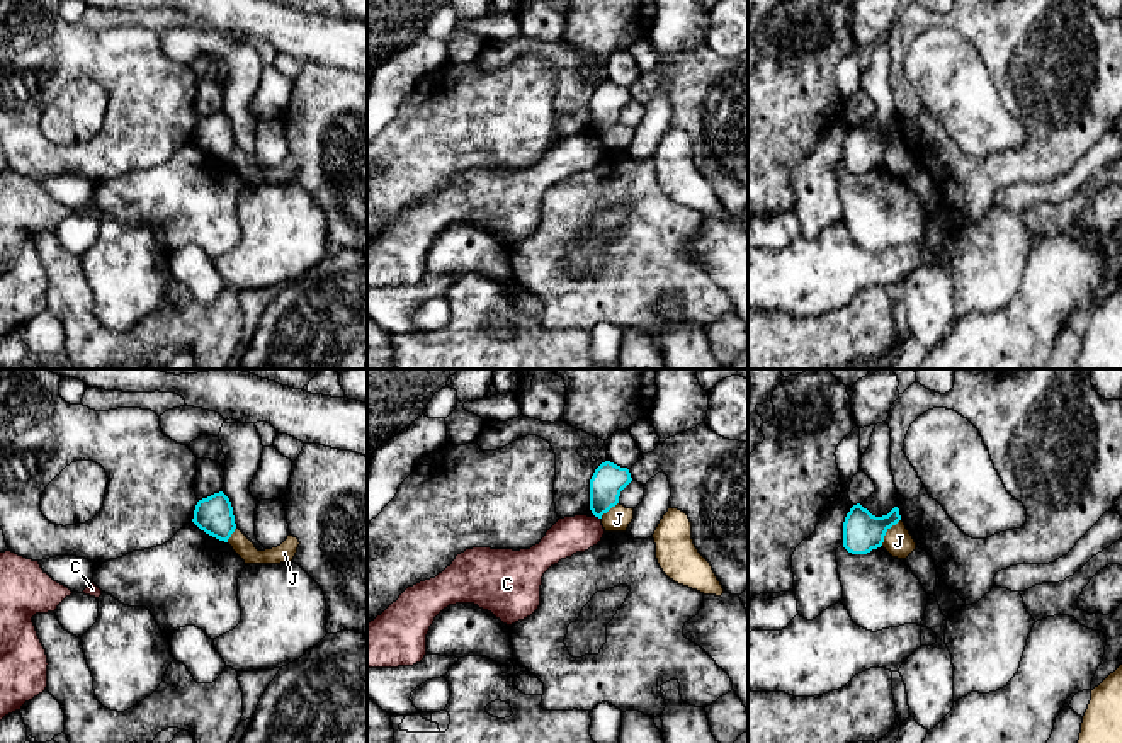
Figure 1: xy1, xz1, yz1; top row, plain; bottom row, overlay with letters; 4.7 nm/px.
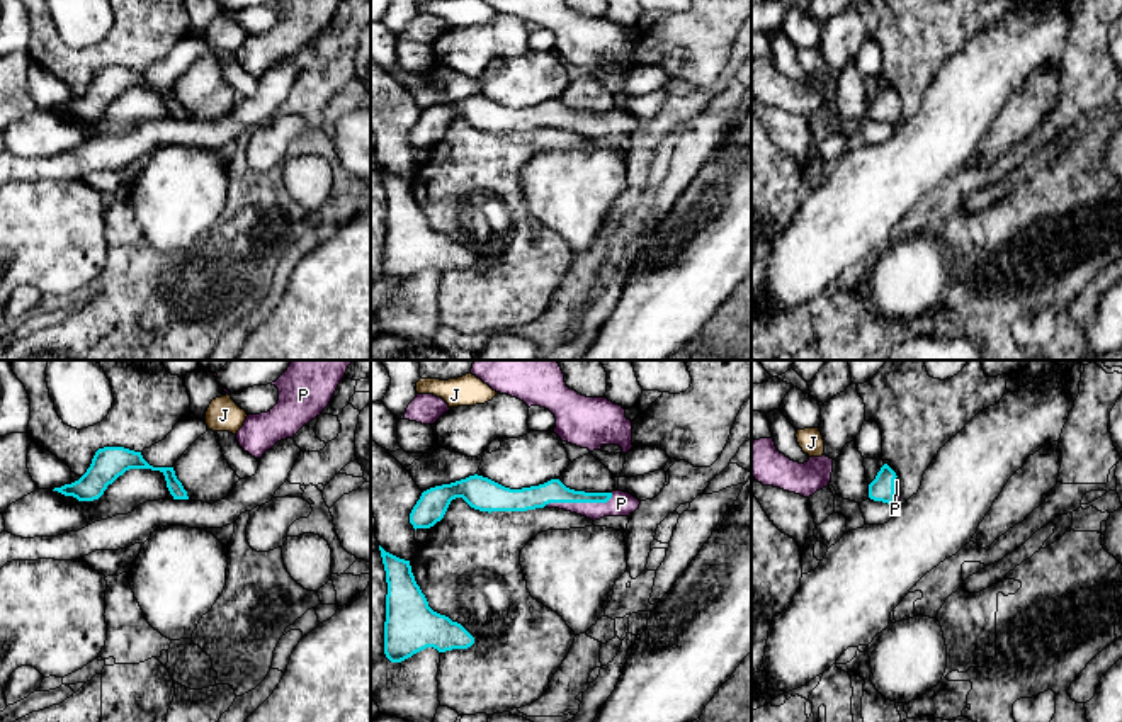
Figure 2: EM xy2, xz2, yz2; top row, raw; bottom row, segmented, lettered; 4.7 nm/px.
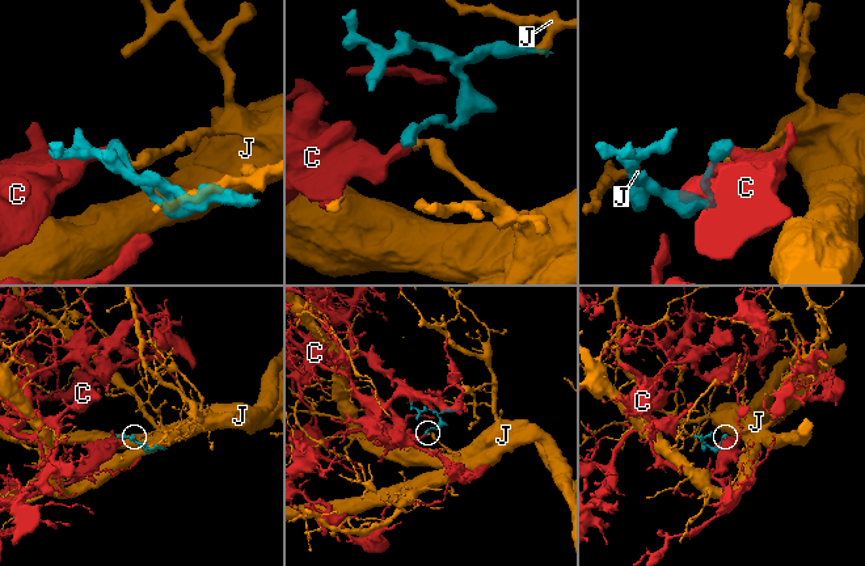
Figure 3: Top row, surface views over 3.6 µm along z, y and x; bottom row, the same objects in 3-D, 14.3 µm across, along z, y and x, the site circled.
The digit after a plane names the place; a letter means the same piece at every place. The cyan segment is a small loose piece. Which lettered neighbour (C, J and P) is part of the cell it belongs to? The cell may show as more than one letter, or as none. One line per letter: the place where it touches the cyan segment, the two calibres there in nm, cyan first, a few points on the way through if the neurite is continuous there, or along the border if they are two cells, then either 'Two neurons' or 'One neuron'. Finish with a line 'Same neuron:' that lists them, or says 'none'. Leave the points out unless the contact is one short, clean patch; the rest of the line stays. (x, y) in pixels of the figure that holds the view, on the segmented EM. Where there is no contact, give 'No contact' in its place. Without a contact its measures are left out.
C: Touches cyan at xz1 (599, 517). Thickness 160 nm (cyan) against 180 nm. Boundary: xz1 (595, 516), (600, 519). Two neurons
J: Touches cyan at yz1 (886, 531). Thickness 190 nm (cyan) against 140 nm. Boundary: yz1 (900, 519), (886, 533), (881, 544). Two neurons
P: Touches cyan at xz2 (578, 502). Thickness 110 nm (cyan) against 120 nm. One neuron
Same neuron: P

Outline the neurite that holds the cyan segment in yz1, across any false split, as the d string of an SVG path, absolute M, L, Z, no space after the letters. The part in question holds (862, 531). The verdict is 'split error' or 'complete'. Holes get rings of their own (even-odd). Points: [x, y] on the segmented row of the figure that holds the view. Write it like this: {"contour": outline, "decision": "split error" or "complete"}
{"contour": "M860 503L853 505L843 522L843 547L852 554L867 554L884 542L886 532L901 520L899 508L876 517Z", "decision": "complete"}

